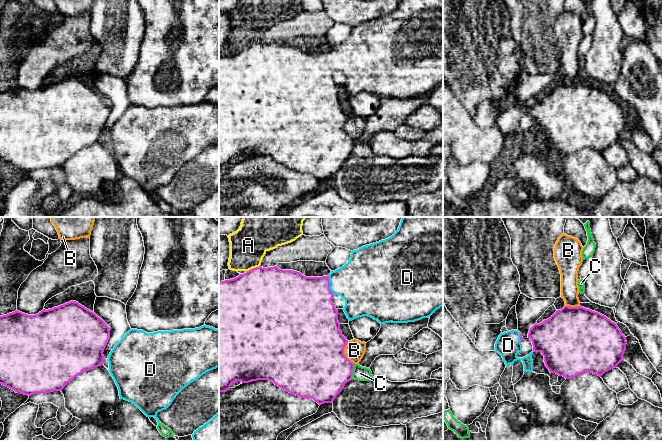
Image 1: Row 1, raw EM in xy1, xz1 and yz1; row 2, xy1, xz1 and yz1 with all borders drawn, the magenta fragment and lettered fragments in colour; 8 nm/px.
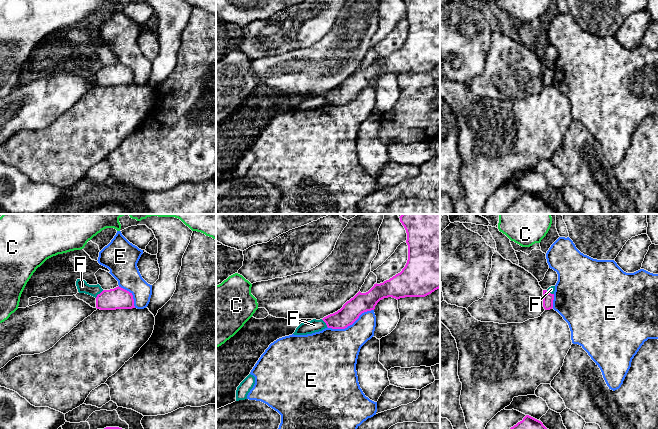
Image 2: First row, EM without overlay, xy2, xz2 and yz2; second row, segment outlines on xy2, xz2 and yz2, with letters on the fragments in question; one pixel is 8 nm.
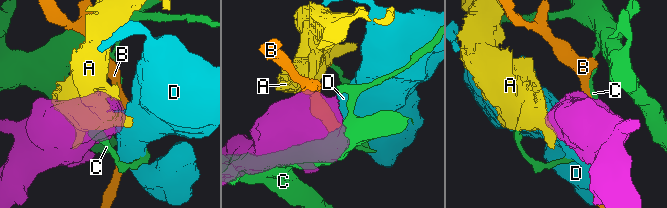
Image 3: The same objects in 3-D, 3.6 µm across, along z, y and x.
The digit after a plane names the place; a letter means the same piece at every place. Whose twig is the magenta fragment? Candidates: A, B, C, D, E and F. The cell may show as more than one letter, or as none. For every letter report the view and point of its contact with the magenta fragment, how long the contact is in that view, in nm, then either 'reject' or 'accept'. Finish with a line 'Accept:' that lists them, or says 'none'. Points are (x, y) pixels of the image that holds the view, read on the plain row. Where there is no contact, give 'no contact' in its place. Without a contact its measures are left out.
A: xz1 (253, 44) | 120 nm | reject
B: xz1 (343, 129) | 200 nm | reject
C: xz1 (352, 147) | 120 nm | reject
D: xz1 (330, 60) | 170 nm | accept
E: xz2 (350, 100) | 400 nm | reject
F: xy2 (100, 69) | 90 nm | reject
Accept: D

